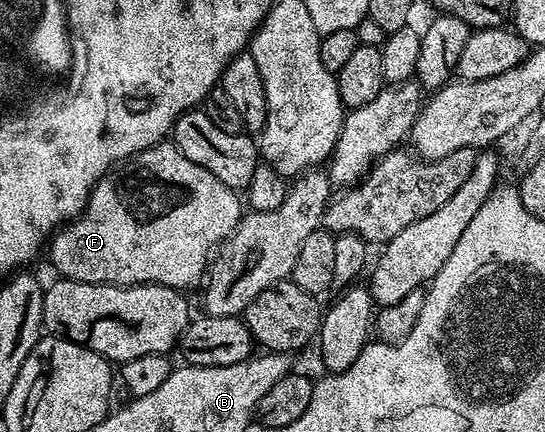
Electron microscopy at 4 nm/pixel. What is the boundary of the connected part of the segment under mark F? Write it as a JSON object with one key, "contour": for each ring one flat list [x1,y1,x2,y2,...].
{"contour":[[172,141,157,142,151,148,139,152,131,158,126,158,124,162,110,170,109,173,104,174,95,183,92,192,89,193,85,209,72,222,56,231,53,237,49,239,47,255,49,254,50,260,53,261,54,268,61,270,57,272,76,282,94,282,106,286,170,286,172,290,184,291,185,286,193,286,197,281,198,285,202,281,211,251,220,247,221,243,233,233,238,222,241,221,243,202,242,199,240,202,237,198,240,198,238,191,233,190,227,184,223,184,223,180,215,180,215,176,211,176,211,172,207,172,207,168,199,168,199,164,191,164,191,160,187,160,187,156,183,156,183,152,179,152,179,148,173,145]]}

